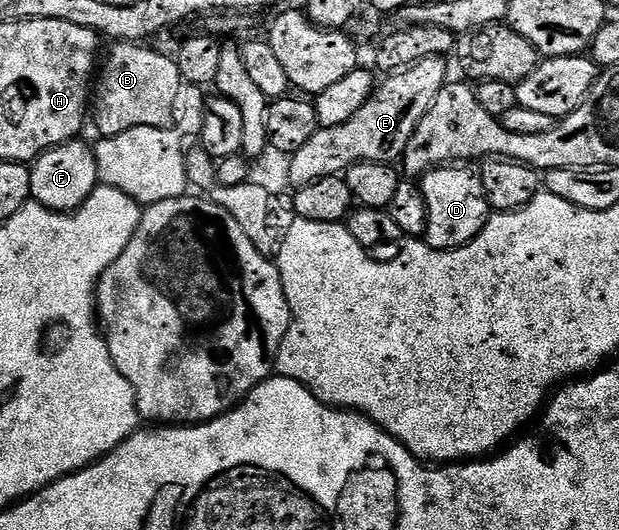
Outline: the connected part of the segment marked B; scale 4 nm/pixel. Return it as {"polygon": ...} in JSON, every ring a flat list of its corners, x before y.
{"polygon":[[114,43,110,48,93,98,93,122,95,118,98,133,111,137,131,127,172,127,175,101,183,85,174,59,138,43]]}

